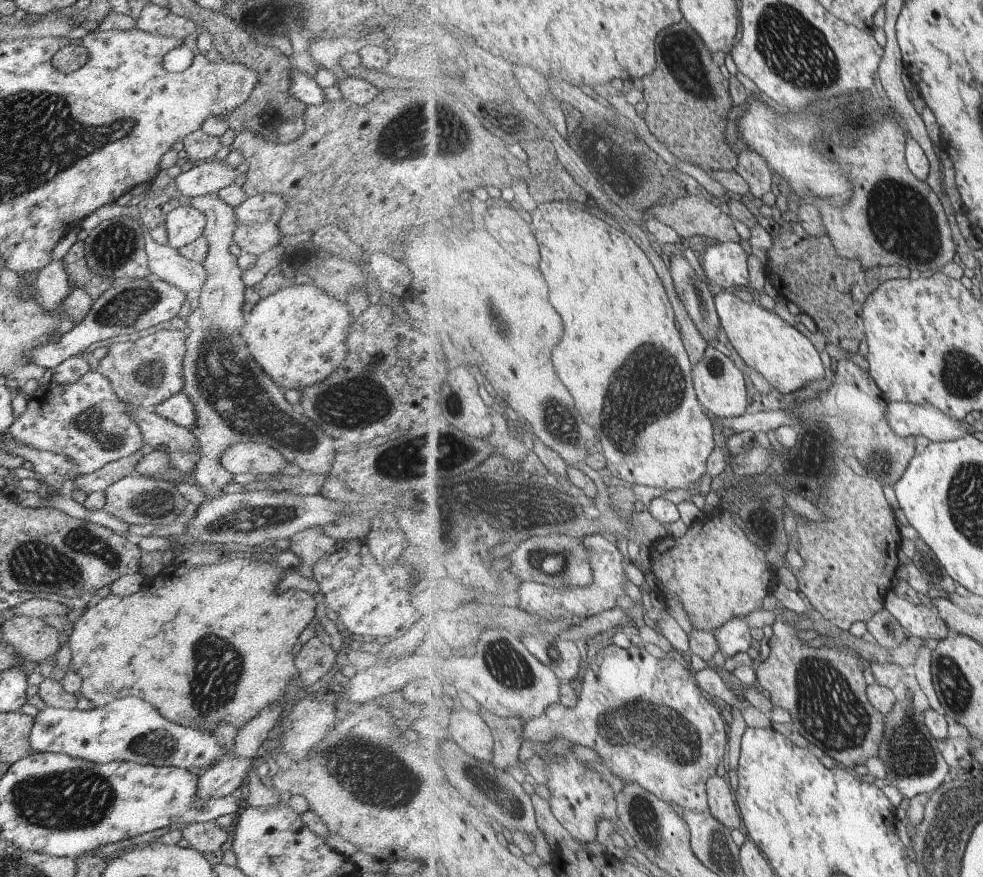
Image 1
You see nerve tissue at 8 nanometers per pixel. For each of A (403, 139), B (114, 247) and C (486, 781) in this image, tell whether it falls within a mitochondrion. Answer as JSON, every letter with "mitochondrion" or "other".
{"A":"mitochondrion","B":"mitochondrion","C":"other"}

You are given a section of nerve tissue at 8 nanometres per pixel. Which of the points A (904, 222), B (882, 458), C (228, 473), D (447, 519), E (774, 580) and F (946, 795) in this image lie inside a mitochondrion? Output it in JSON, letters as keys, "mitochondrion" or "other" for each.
{"A":"mitochondrion","B":"mitochondrion","C":"other","D":"other","E":"other","F":"mitochondrion"}

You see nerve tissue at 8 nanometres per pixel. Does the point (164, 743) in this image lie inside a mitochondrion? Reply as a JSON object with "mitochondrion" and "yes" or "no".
{"mitochondrion":"yes"}

